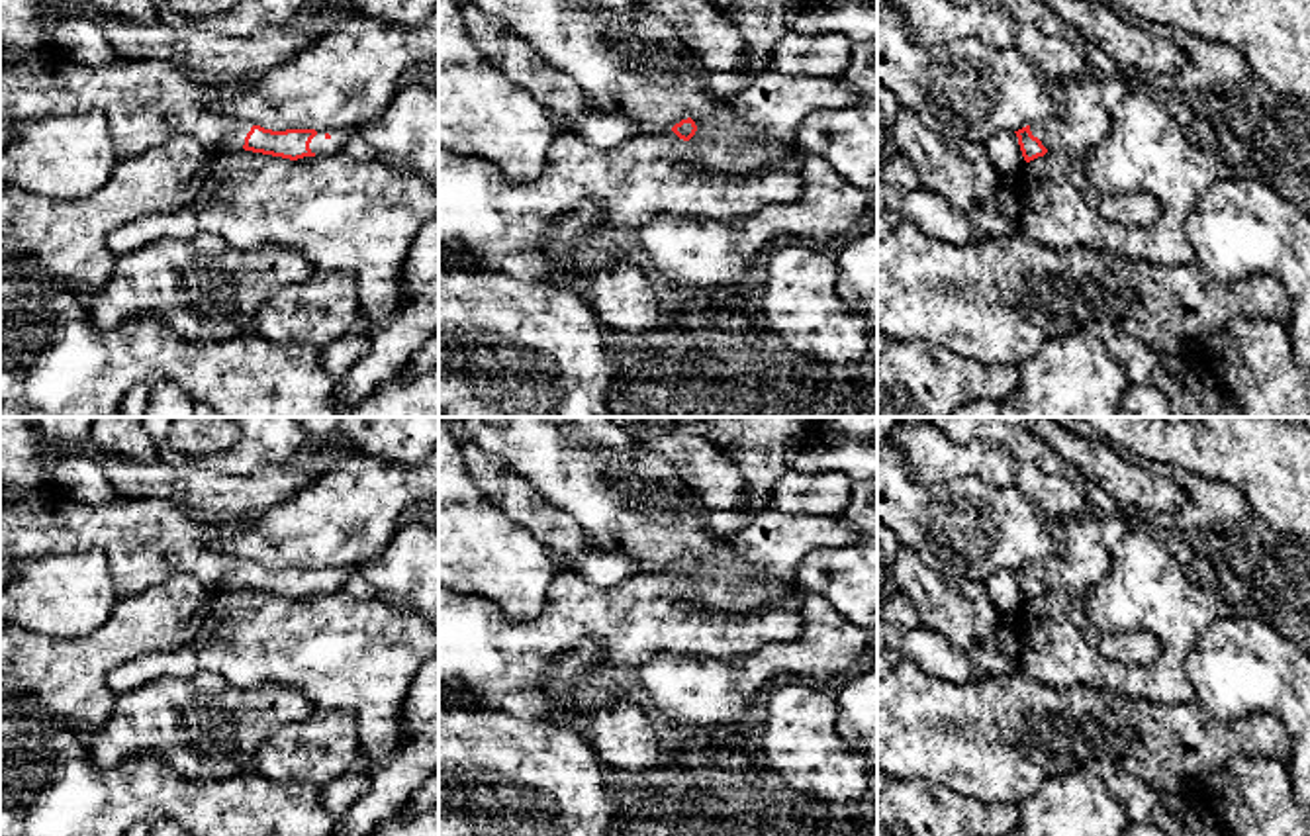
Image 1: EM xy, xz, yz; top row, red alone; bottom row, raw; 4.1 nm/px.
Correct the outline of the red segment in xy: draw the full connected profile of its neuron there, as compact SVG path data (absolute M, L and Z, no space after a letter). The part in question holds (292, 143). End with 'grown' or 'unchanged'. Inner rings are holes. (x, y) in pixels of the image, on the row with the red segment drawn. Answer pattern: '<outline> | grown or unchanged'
M55 47L33 51L0 67L0 151L12 143L20 121L84 112L104 112L108 116L117 159L135 159L180 133L194 135L213 155L245 149L298 161L345 151L352 129L272 131L253 121L211 112L215 102L237 96L241 90L243 80L208 80L164 61L121 61L86 67Z | grown

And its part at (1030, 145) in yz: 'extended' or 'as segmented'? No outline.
extended

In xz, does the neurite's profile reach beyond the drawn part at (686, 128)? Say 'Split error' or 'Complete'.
Split error

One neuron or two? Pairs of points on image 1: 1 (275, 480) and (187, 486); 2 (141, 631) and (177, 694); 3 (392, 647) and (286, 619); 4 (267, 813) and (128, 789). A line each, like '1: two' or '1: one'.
1: one
2: two
3: one
4: one

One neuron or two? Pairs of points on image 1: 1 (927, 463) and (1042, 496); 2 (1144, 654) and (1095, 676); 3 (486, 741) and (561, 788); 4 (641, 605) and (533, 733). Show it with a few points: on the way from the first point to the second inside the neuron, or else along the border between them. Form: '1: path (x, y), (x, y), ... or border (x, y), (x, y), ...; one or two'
1: path (956, 463), (989, 463), (1013, 472); one
2: border (1083, 639), (1122, 662), (1150, 664), (1162, 650); two
3: path (504, 737), (510, 737), (543, 770); one
4: border (498, 711), (543, 721); two

